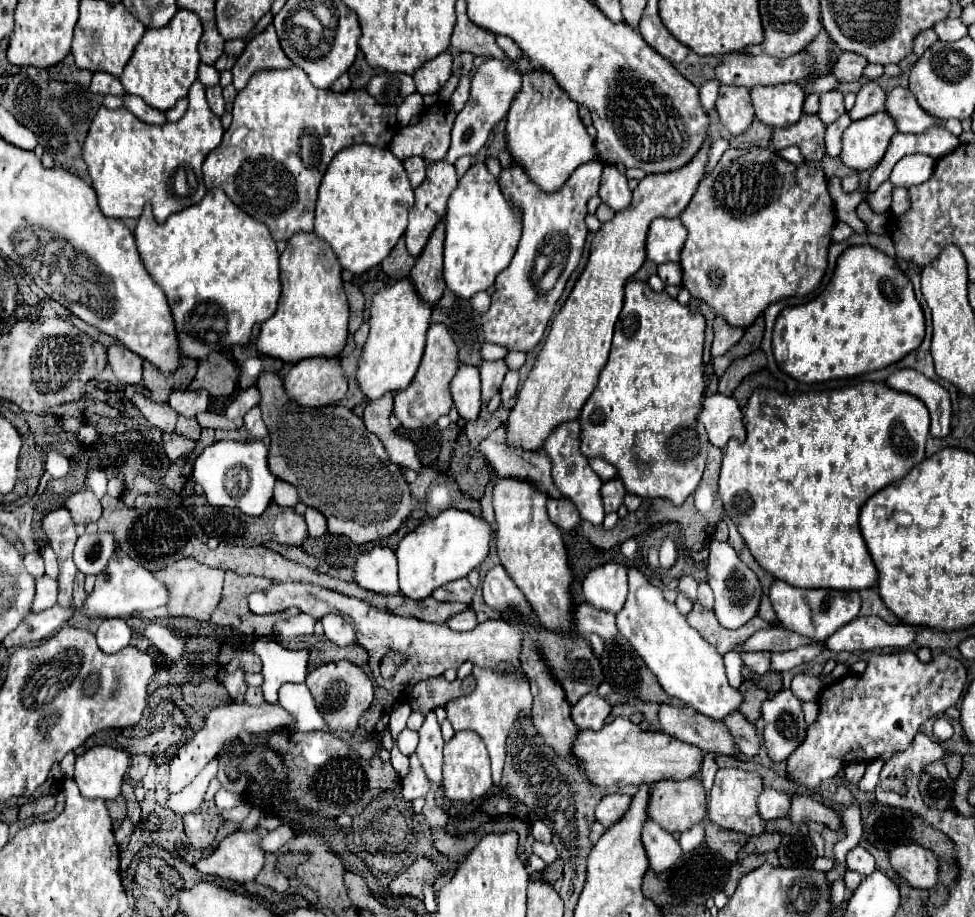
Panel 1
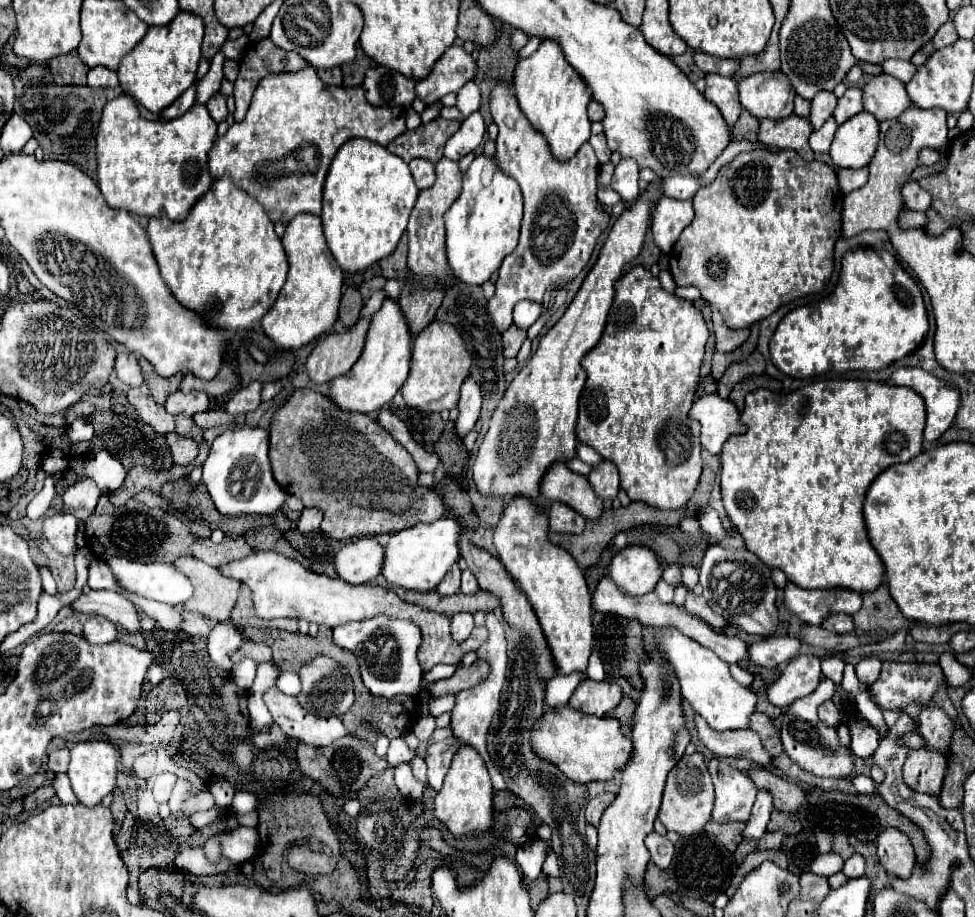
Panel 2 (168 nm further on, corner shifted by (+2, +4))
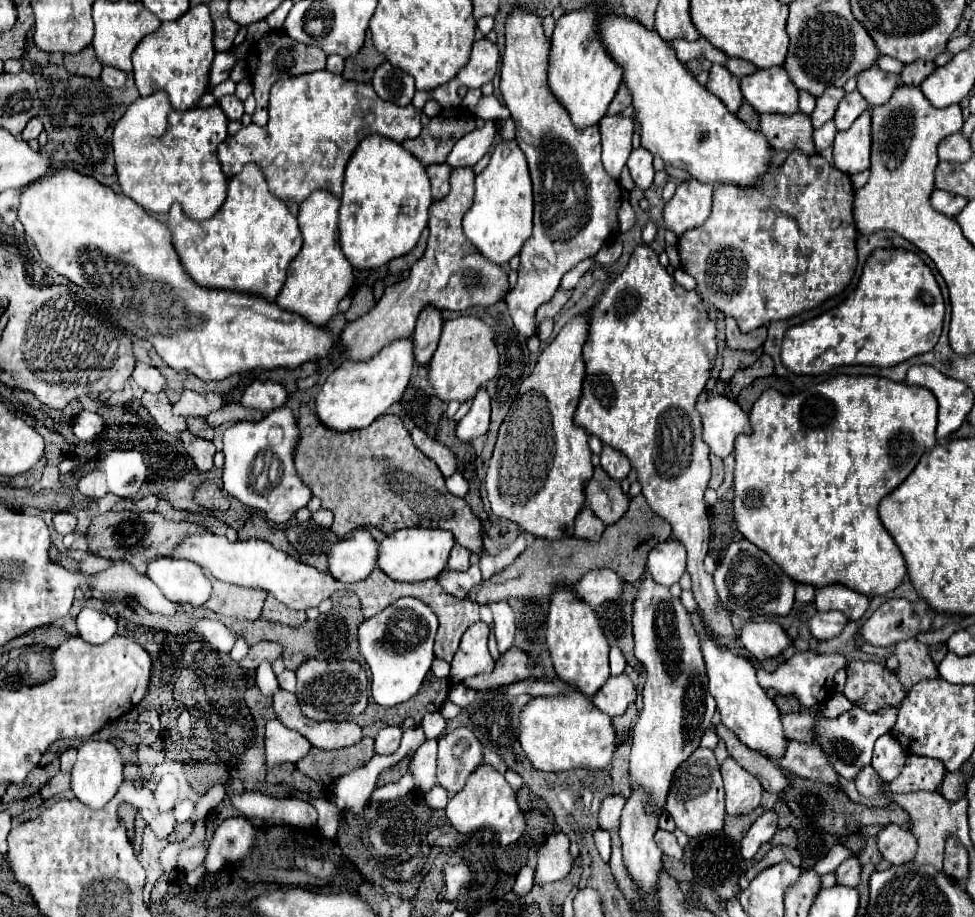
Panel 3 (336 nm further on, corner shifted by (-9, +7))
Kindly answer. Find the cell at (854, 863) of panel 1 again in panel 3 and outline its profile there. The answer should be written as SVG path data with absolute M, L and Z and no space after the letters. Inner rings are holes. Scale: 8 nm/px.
M851 857L847 861L843 861L837 869L835 869L835 877L837 877L837 885L845 885L845 887L857 887L859 883L859 859Z

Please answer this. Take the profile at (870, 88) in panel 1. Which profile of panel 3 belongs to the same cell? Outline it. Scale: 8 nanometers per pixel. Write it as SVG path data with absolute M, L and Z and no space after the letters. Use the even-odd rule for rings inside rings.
M855 89L851 93L845 93L845 97L841 99L837 111L835 111L835 127L837 131L845 131L865 109L867 109L867 101L863 101L863 95Z

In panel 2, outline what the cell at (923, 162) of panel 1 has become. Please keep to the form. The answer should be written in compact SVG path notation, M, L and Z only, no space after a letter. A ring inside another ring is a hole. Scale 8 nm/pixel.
M924 148L924 150L920 150L920 156L918 156L918 166L934 166L938 160L940 160L938 150Z

